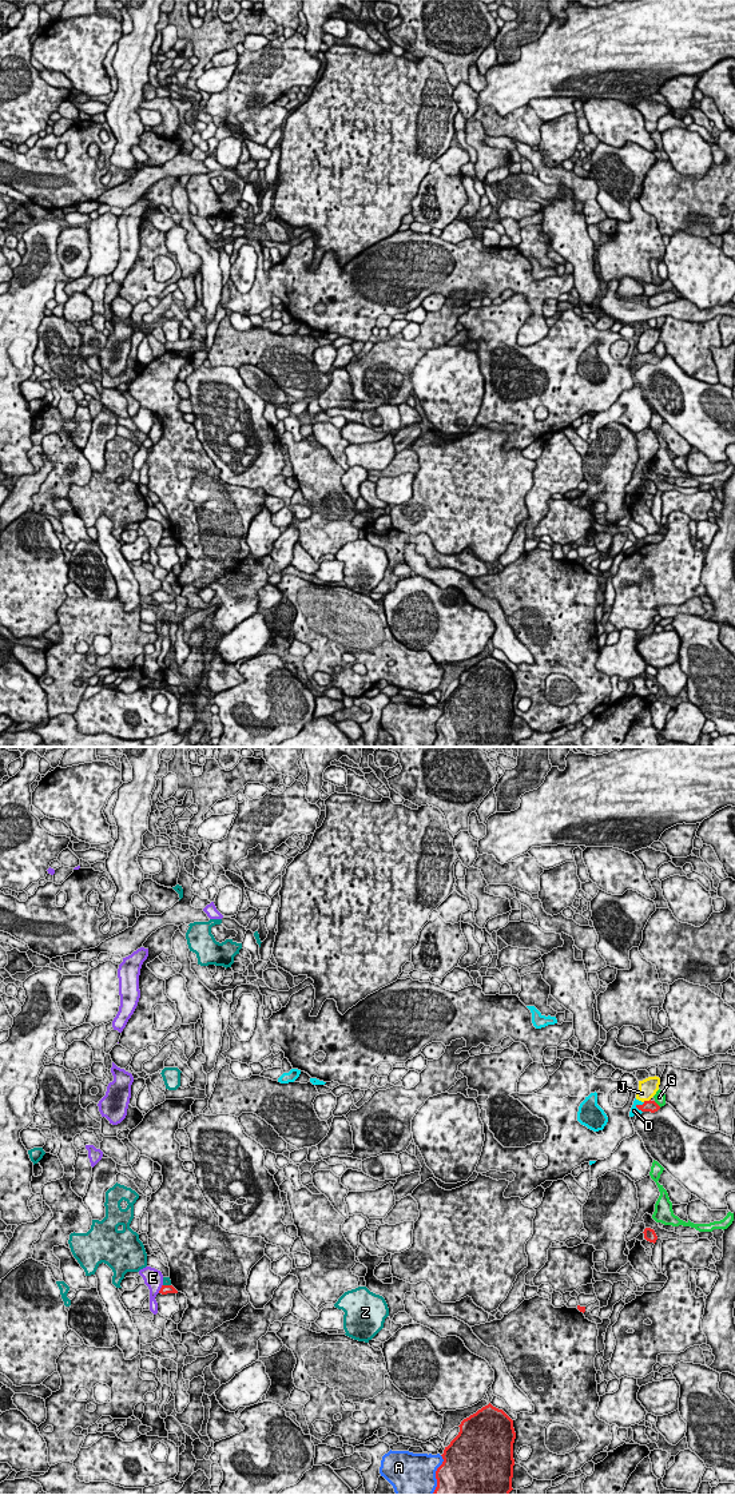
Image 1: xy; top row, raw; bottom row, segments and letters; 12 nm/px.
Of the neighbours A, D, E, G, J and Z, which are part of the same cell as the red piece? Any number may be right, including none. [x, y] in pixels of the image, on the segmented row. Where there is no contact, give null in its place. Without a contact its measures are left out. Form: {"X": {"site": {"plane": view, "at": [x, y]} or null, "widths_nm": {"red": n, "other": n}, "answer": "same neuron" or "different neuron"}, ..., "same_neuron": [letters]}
{"A": {"site": {"plane": "xy", "at": [436, 1475]}, "widths_nm": {"red": 480, "other": 480}, "answer": "different neuron"}, "D": {"site": {"plane": "xy", "at": [639, 1105]}, "widths_nm": {"red": 140, "other": 100}, "answer": "same neuron"}, "E": {"site": {"plane": "xy", "at": [161, 1288]}, "widths_nm": {"red": 120, "other": 240}, "answer": "different neuron"}, "G": {"site": {"plane": "xy", "at": [656, 1104]}, "widths_nm": {"red": 140, "other": 130}, "answer": "different neuron"}, "J": {"site": {"plane": "xy", "at": [646, 1101]}, "widths_nm": {"red": 140, "other": 220}, "answer": "different neuron"}, "Z": {"site": {"plane": "xy", "at": [167, 1285]}, "widths_nm": {"red": 120, "other": 100}, "answer": "different neuron"}, "same_neuron": ["D"]}

